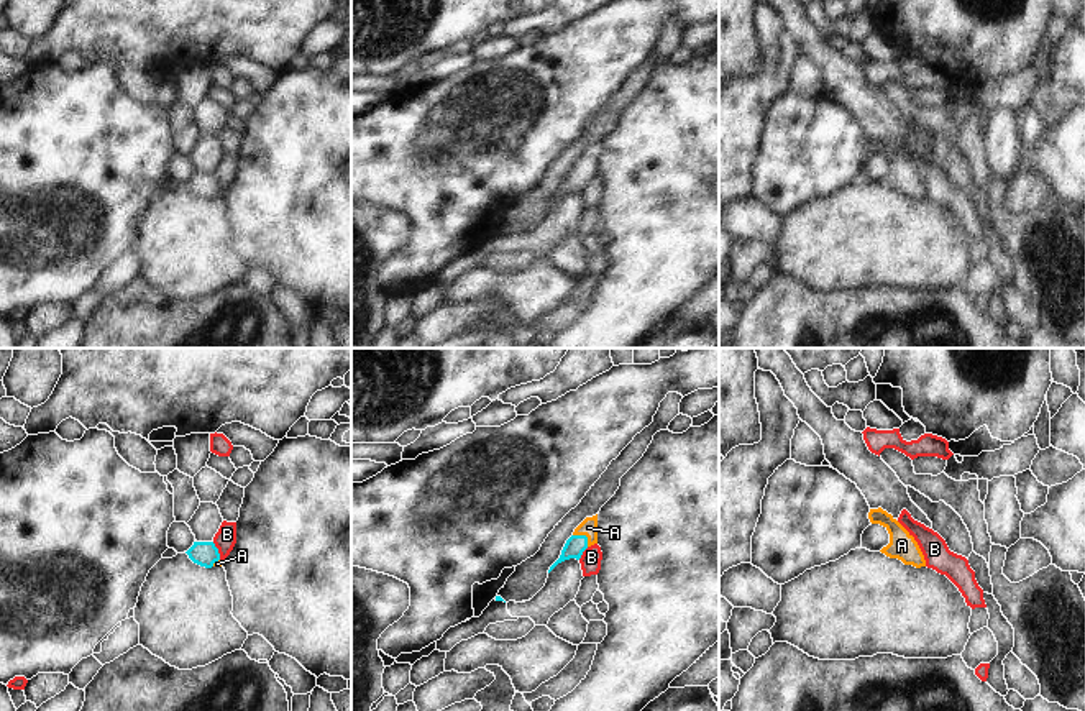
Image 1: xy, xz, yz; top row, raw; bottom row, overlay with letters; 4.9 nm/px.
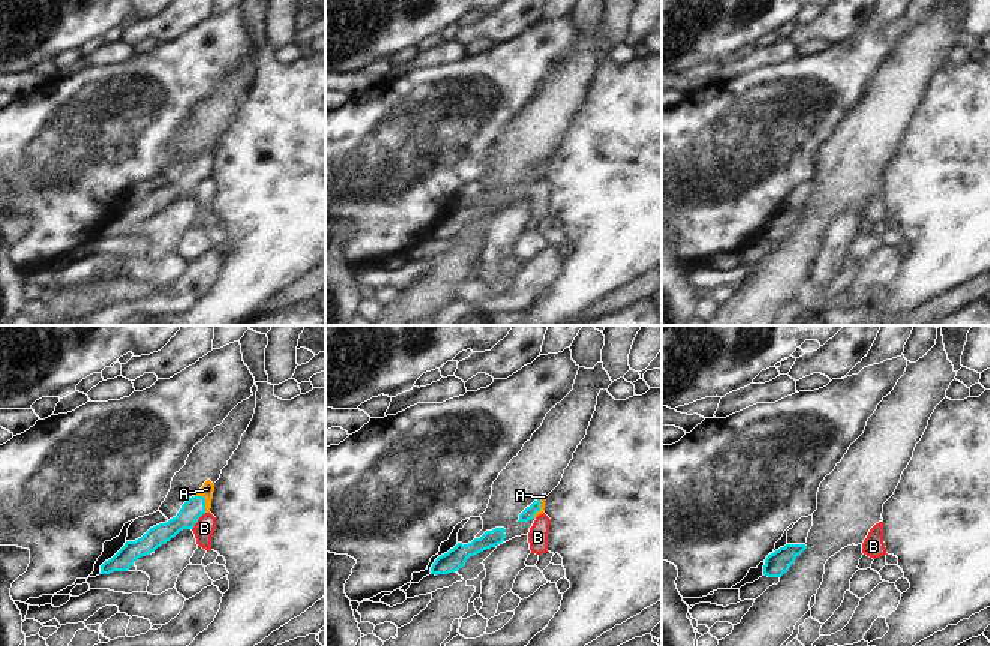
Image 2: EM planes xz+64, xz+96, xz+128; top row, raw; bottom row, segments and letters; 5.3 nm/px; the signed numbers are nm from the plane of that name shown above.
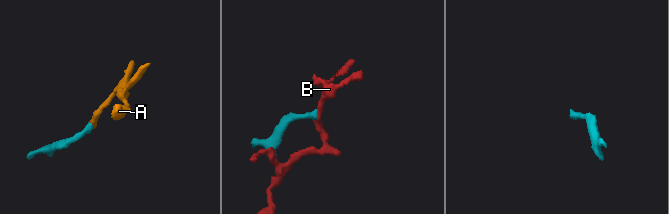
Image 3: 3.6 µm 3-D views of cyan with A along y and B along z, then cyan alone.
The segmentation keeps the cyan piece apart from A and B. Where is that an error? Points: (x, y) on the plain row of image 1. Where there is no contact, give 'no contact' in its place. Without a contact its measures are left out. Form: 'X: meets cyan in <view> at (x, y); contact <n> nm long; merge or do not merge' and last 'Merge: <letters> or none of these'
A: meets cyan in xz at (585, 168); contact 100 nm long; merge
B: meets cyan in xy at (217, 183); contact 100 nm long; do not merge
Merge: A

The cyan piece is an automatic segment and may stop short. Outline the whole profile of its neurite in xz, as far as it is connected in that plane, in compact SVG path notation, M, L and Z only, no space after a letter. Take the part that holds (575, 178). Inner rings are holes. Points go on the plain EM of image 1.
M597 146L593 149L586 149L573 164L573 167L566 172L560 190L550 199L548 205L561 194L576 190L579 192L583 184L597 176Z

